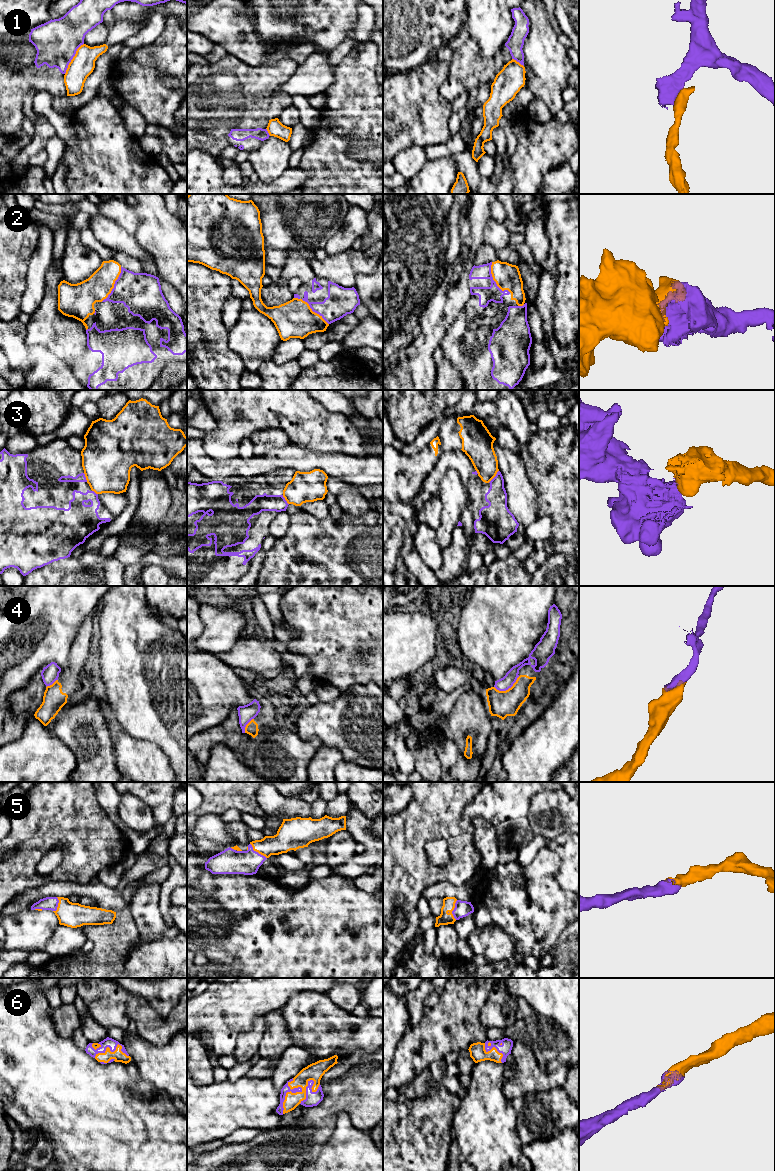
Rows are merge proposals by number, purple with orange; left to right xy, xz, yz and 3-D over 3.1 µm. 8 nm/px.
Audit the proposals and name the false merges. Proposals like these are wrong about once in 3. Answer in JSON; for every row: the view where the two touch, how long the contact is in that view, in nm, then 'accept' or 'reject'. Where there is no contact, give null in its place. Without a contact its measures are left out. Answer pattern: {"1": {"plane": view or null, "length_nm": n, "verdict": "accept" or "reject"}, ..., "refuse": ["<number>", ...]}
{"1": {"plane": "xy", "length_nm": 300, "verdict": "reject"}, "2": {"plane": "yz", "length_nm": 300, "verdict": "accept"}, "3": {"plane": "yz", "length_nm": 130, "verdict": "reject"}, "4": {"plane": "yz", "length_nm": 220, "verdict": "reject"}, "5": {"plane": "xz", "length_nm": 180, "verdict": "accept"}, "6": {"plane": "xz", "length_nm": 300, "verdict": "accept"}, "refuse": ["1", "3", "4"]}

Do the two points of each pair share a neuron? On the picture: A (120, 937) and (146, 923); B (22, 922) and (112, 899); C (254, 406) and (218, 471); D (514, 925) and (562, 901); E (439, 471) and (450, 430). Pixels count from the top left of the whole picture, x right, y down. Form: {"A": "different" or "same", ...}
{"A": "different", "B": "different", "C": "different", "D": "same", "E": "different"}

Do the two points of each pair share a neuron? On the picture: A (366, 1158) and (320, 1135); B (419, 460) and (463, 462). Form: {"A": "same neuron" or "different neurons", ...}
{"A": "different neurons", "B": "different neurons"}

